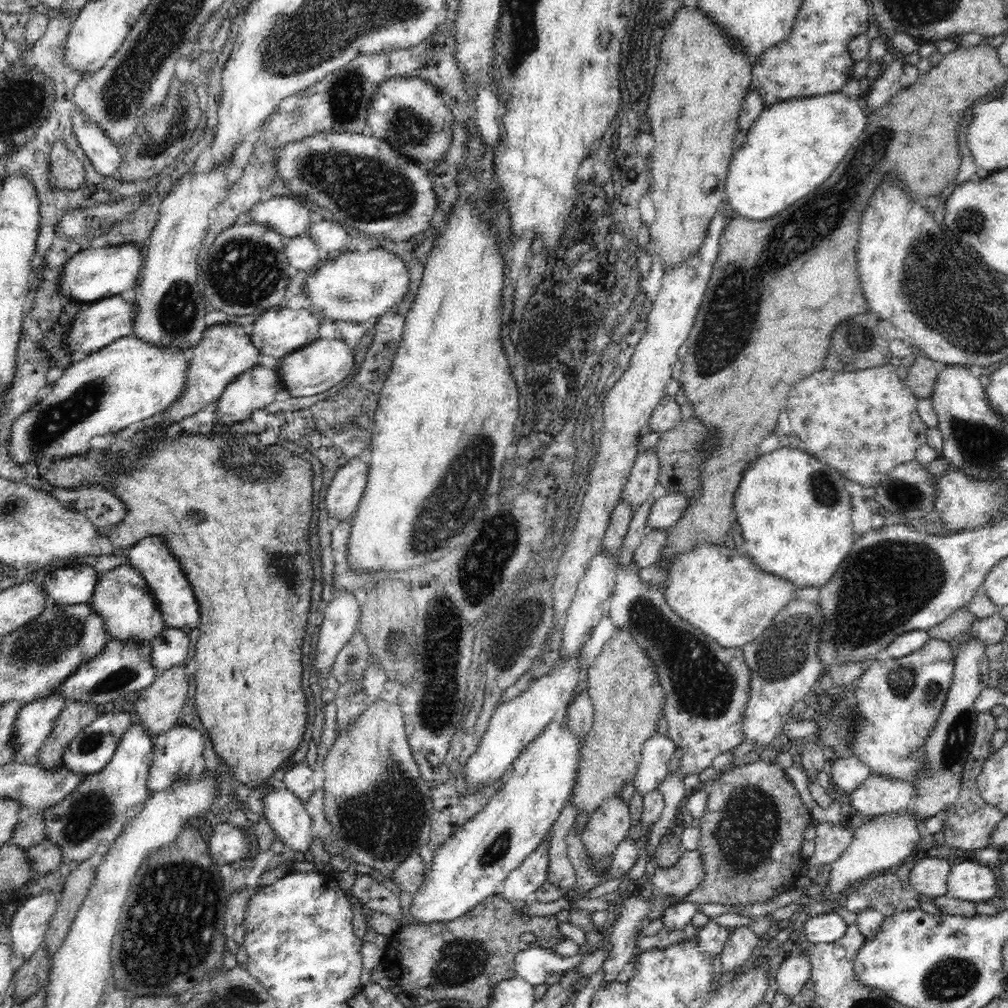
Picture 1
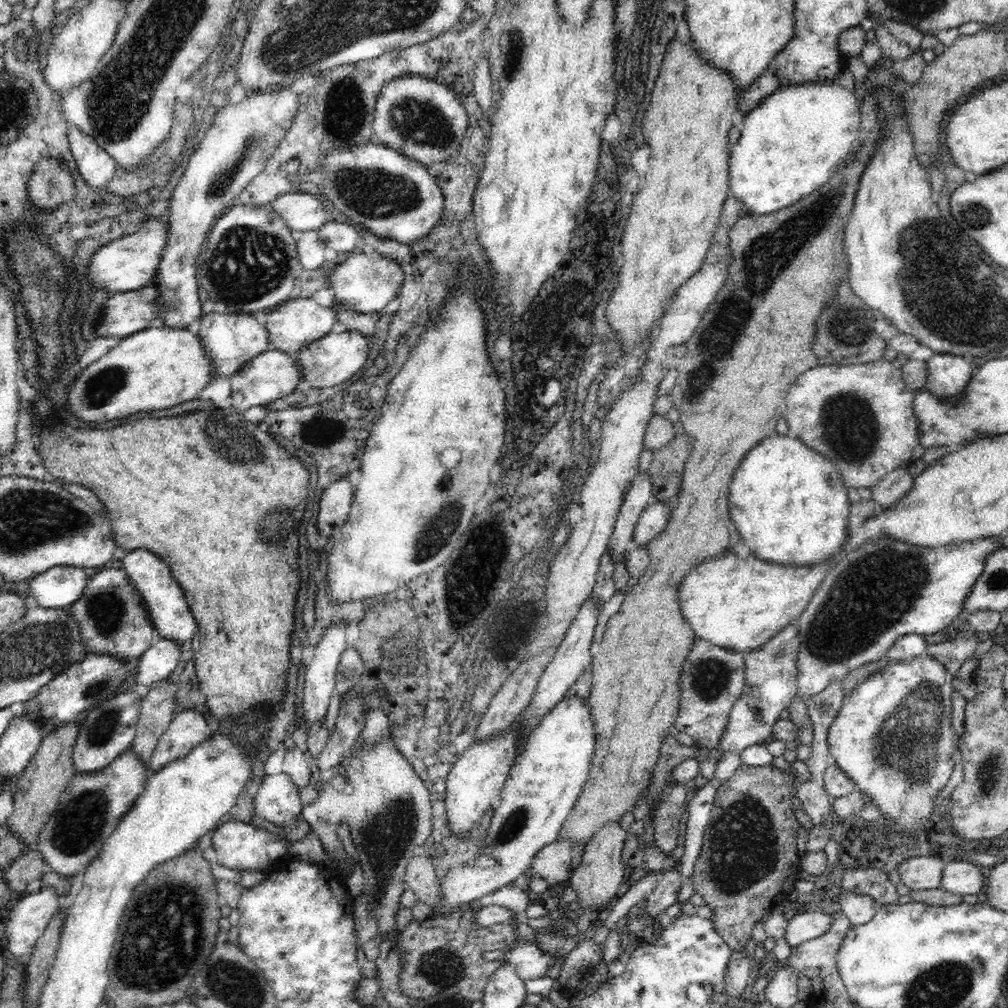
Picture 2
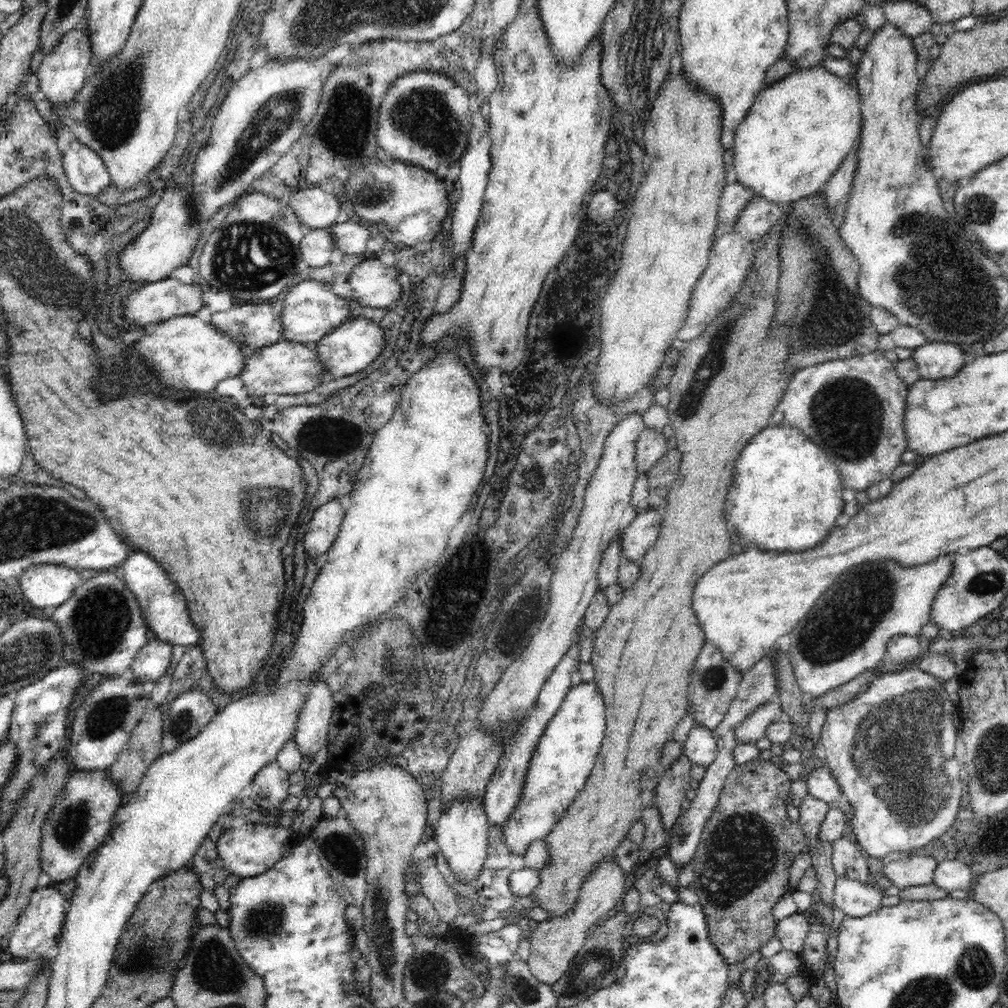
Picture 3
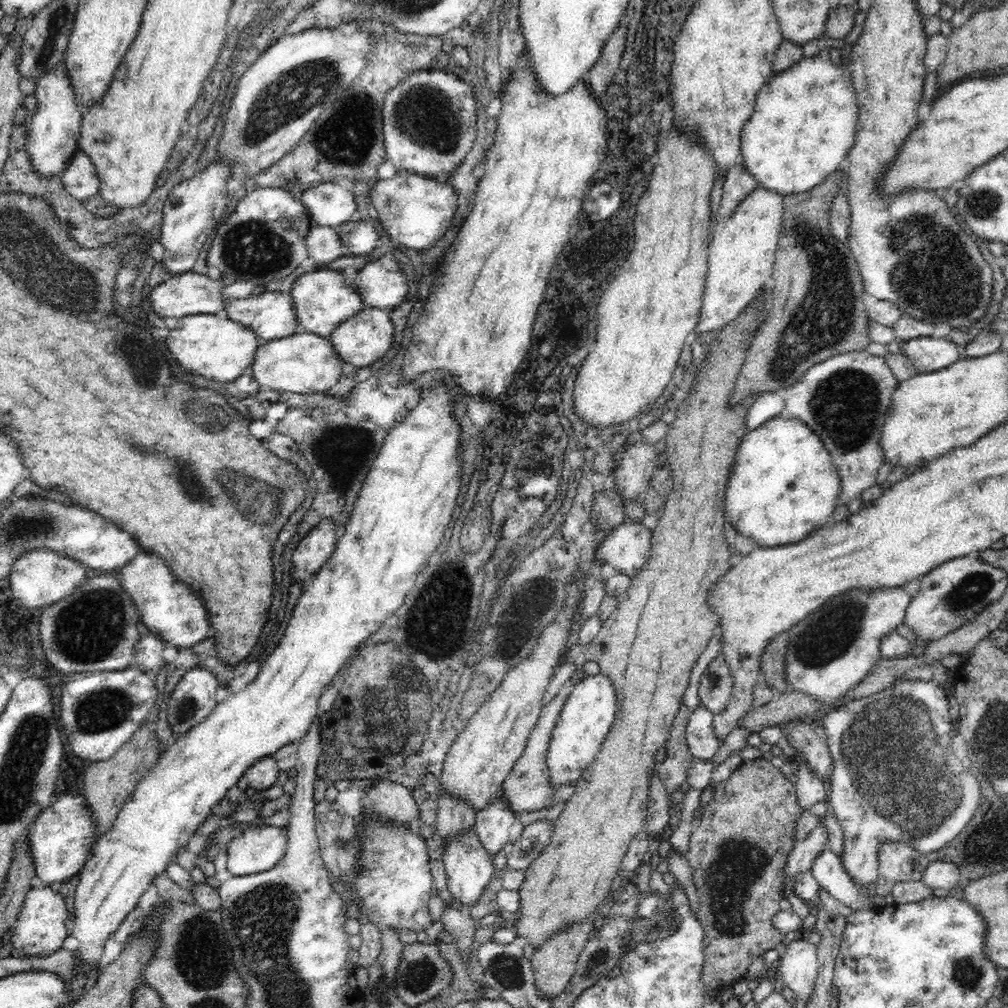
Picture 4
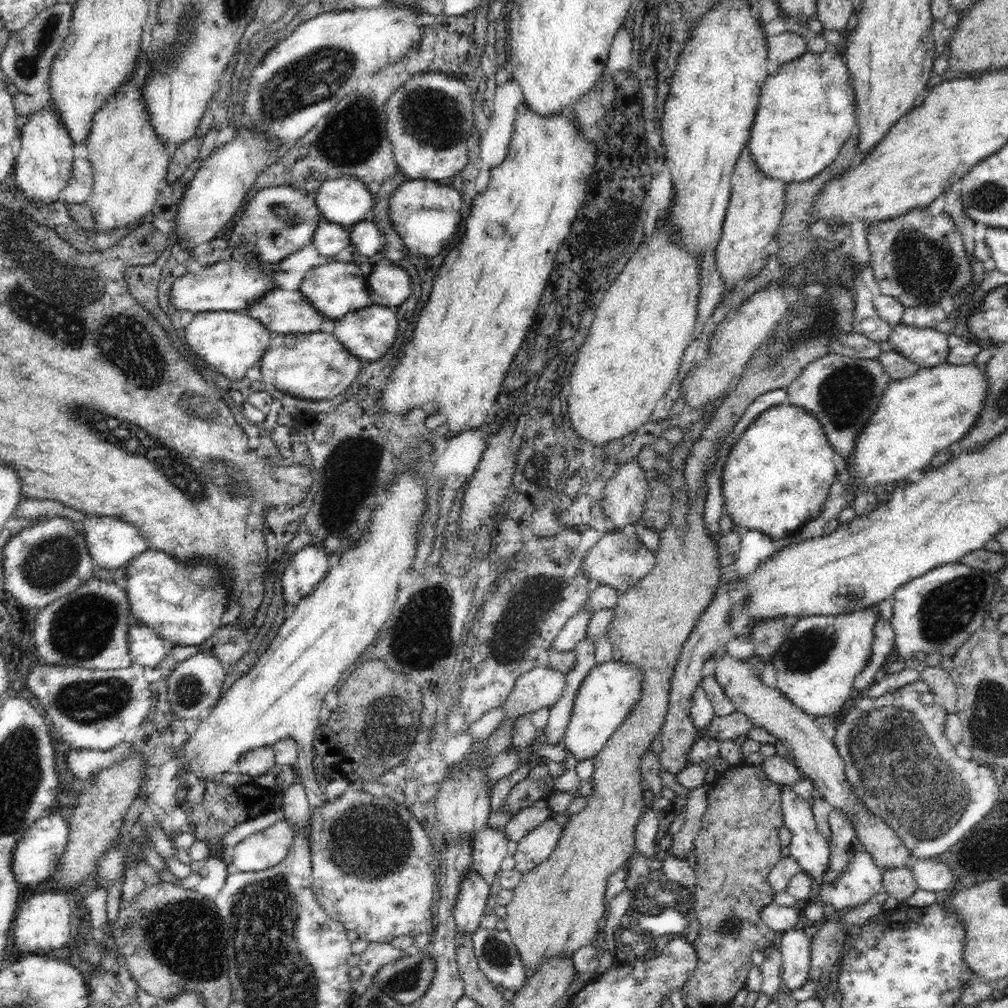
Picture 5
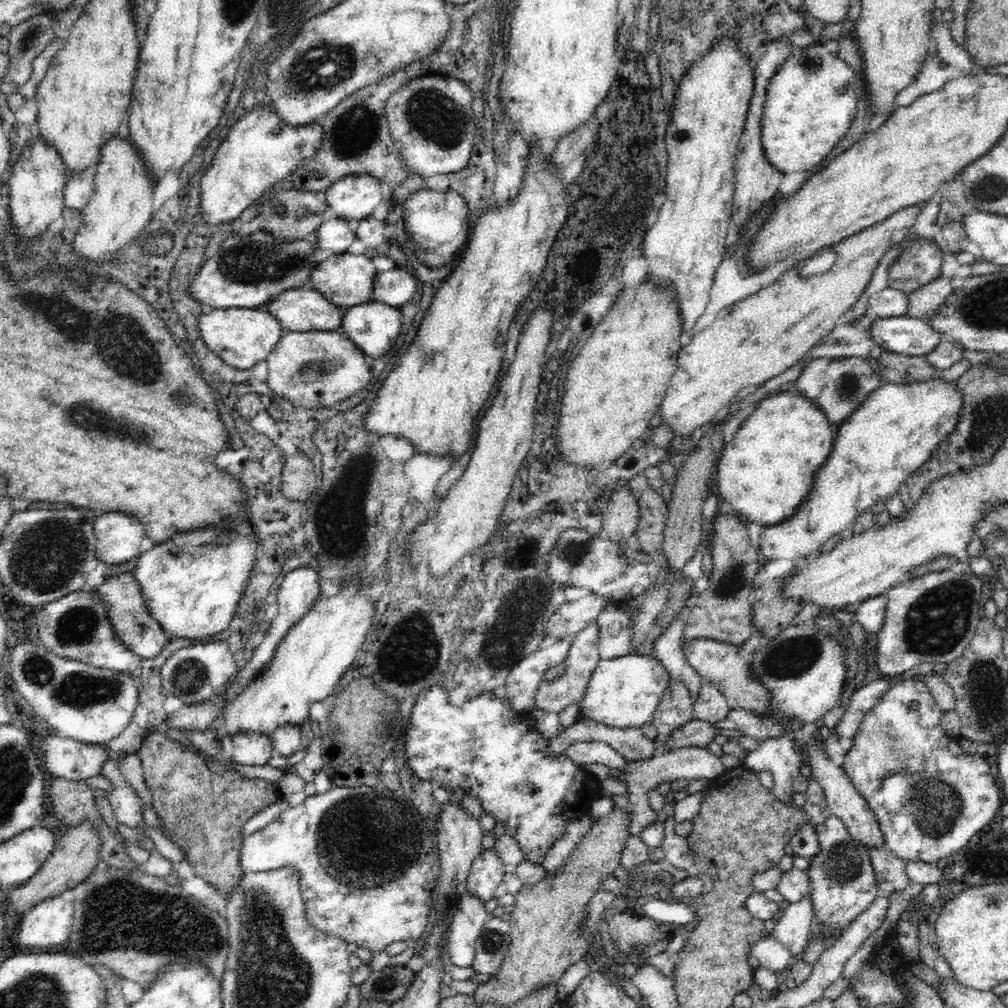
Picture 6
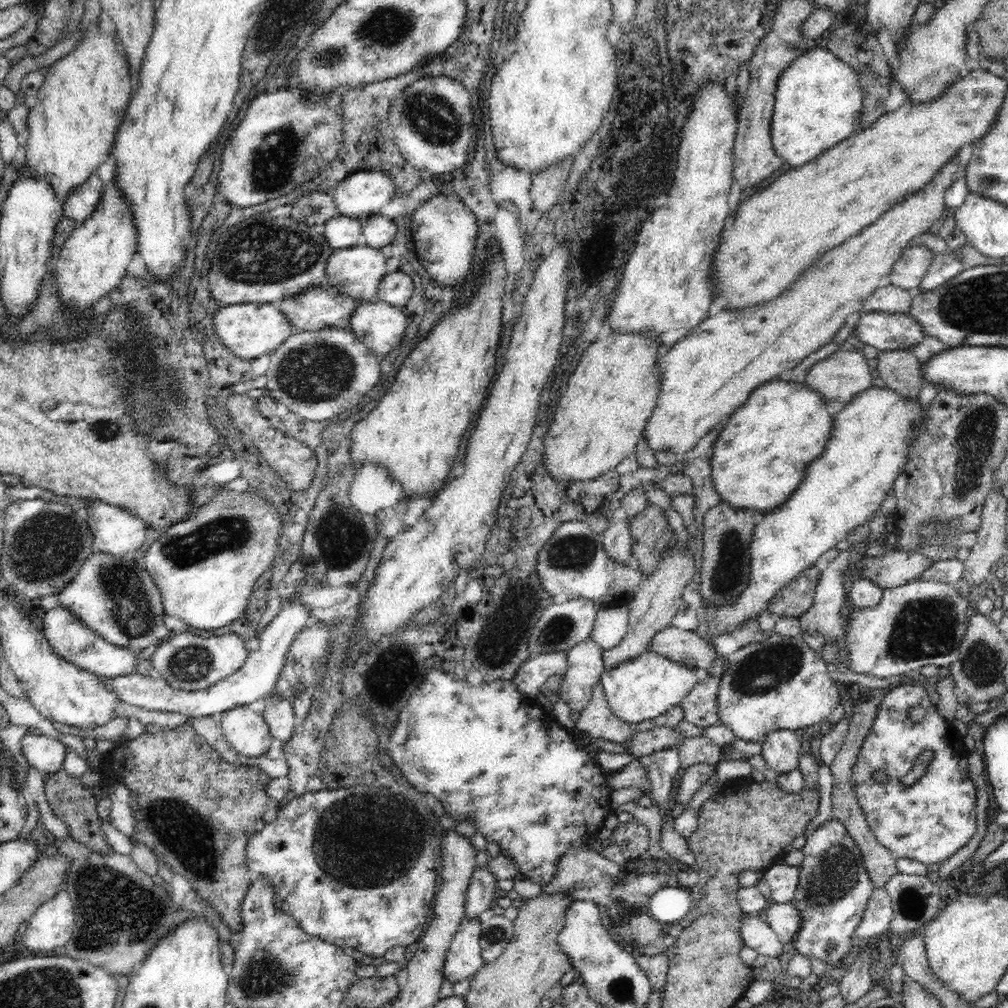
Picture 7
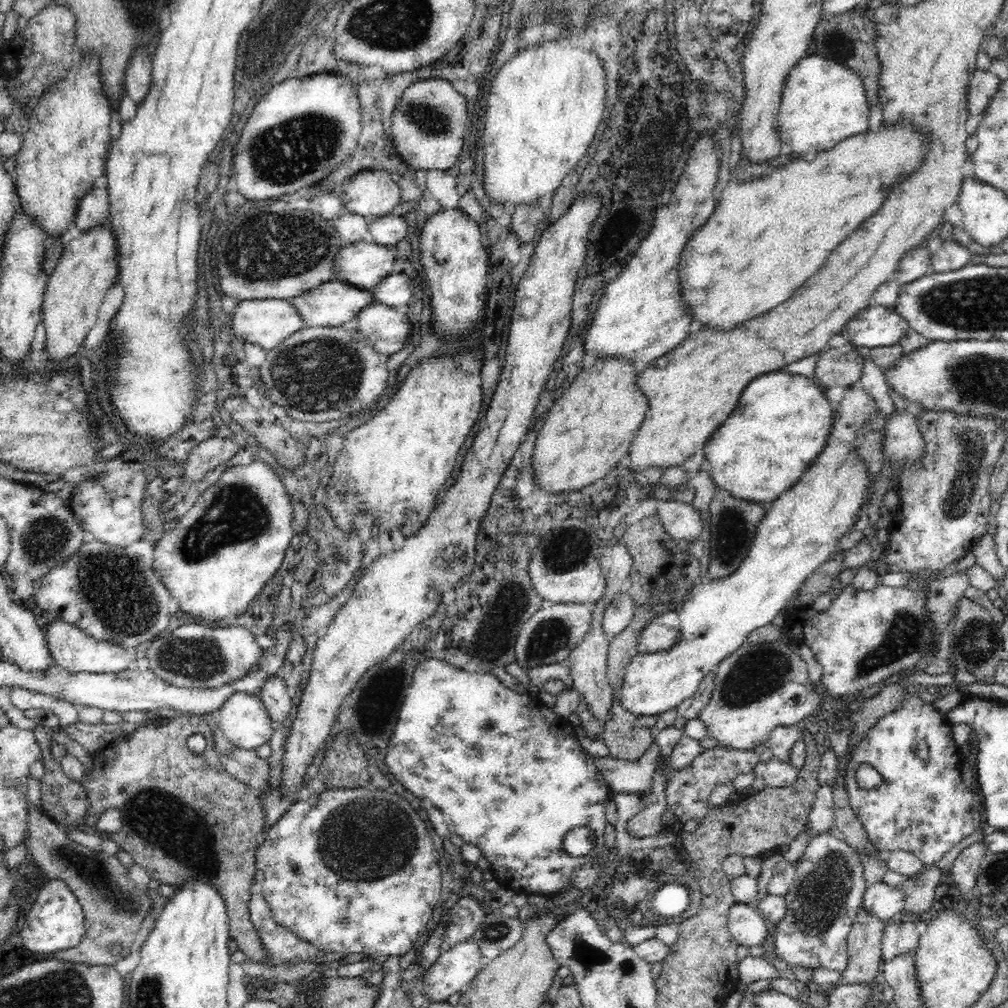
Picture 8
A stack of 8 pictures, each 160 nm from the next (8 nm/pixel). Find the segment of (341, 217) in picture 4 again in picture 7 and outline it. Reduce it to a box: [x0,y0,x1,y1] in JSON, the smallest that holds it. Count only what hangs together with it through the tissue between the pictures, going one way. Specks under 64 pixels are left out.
[331,170,397,222]

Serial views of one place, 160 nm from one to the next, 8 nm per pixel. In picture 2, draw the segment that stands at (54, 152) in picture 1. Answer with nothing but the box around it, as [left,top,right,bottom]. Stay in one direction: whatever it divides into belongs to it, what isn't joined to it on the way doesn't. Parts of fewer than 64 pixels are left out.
[27,159,76,213]

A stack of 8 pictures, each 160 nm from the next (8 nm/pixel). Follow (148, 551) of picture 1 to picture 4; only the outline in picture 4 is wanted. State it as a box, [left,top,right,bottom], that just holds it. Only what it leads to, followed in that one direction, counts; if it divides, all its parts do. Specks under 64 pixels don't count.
[120,550,211,650]

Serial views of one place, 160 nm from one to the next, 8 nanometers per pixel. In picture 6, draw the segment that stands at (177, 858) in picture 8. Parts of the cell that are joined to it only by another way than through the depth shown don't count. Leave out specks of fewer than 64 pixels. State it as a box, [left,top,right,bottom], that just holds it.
[136,731,278,899]

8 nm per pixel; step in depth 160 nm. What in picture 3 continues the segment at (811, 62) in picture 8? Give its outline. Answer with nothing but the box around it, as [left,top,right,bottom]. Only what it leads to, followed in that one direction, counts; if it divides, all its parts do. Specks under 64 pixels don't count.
[732,66,861,208]

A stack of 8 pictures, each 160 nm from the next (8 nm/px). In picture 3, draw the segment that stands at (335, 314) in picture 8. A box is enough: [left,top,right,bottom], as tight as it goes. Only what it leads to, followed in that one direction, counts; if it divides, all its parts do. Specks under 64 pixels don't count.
[211,303,282,352]

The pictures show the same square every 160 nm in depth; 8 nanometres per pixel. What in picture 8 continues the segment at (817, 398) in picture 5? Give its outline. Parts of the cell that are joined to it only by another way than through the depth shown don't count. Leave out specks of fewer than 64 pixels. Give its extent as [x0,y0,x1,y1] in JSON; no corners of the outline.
[815,343,864,388]

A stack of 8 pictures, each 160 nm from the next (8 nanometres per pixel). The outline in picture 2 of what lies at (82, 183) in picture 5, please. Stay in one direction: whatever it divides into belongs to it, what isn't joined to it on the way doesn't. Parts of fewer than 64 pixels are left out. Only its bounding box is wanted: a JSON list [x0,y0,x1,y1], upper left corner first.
[67,124,118,188]

